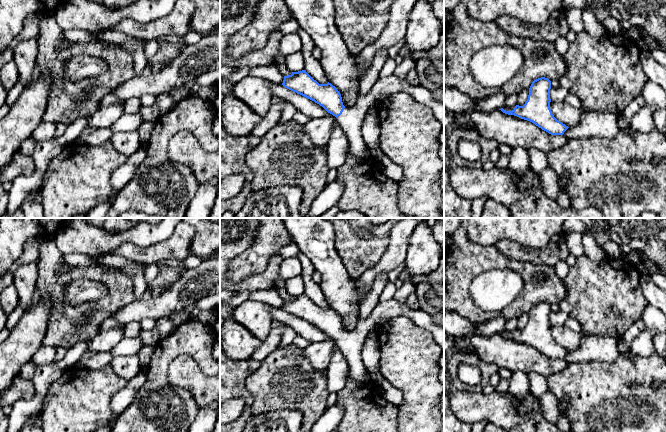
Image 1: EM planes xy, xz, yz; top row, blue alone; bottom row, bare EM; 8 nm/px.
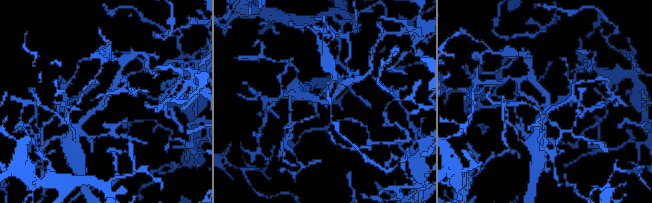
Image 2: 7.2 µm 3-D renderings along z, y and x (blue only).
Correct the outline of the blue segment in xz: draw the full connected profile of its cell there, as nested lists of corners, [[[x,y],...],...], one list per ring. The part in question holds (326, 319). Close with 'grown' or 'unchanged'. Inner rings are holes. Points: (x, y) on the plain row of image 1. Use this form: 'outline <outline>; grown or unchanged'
outline [[[305,294],[284,300],[282,309],[322,330],[337,342],[349,366],[349,377],[353,383],[362,386],[370,382],[370,375],[363,364],[361,352],[369,332],[377,331],[381,323],[395,316],[410,318],[418,326],[429,330],[436,344],[444,351],[444,327],[432,320],[432,315],[417,309],[410,309],[406,303],[392,299],[379,303],[371,314],[359,320],[353,331],[345,331],[340,316],[331,307],[319,308]]]; grown

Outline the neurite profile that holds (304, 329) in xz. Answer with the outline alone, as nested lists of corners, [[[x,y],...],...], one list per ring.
[[[271,307],[270,313],[273,321],[290,326],[297,333],[297,335],[305,338],[310,343],[321,342],[328,339],[328,336],[322,330],[285,312],[282,308]]]

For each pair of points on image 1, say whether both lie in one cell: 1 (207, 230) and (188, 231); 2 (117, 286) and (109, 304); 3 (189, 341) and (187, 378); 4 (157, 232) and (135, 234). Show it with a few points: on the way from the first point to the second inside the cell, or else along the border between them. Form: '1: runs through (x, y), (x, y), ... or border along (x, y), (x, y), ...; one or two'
1: border along (194, 228), (190, 253); two
2: runs through (117, 290), (117, 296), (113, 300); one
3: border along (168, 365), (178, 356), (188, 355), (203, 373); two
4: runs through (152, 234), (140, 234); one

